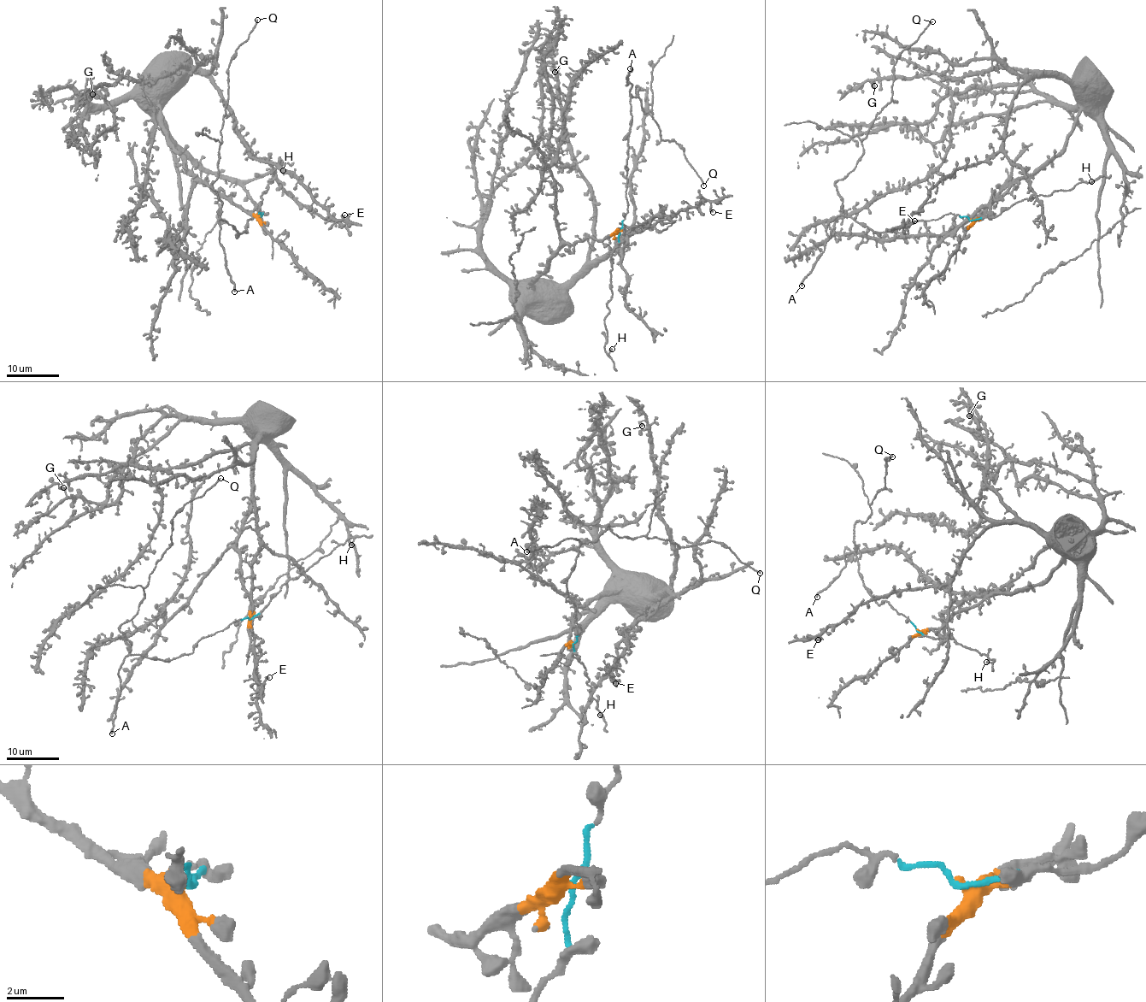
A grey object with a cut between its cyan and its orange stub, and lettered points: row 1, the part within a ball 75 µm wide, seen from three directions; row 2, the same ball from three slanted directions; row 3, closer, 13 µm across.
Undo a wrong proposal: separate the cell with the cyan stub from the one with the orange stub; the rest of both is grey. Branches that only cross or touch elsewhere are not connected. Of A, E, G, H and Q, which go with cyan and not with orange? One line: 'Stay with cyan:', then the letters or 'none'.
Stay with cyan: A, H, Q

